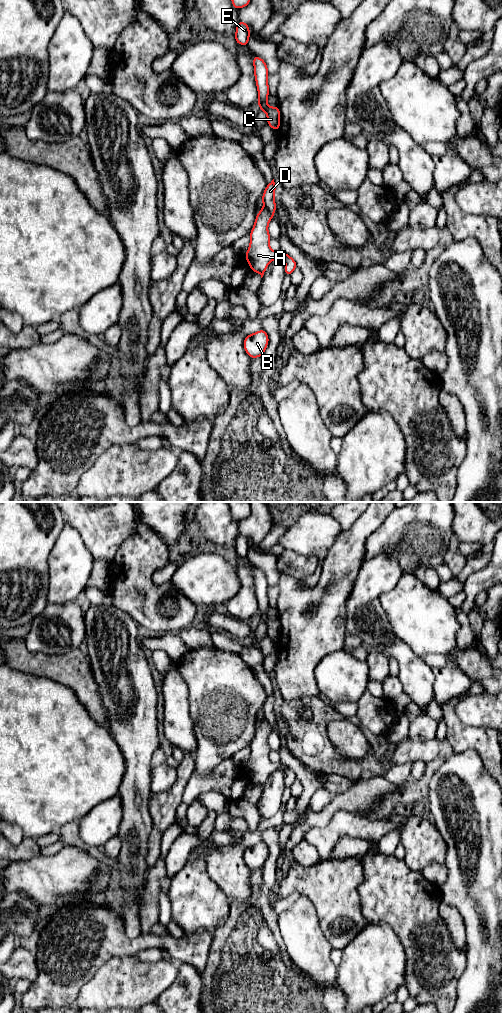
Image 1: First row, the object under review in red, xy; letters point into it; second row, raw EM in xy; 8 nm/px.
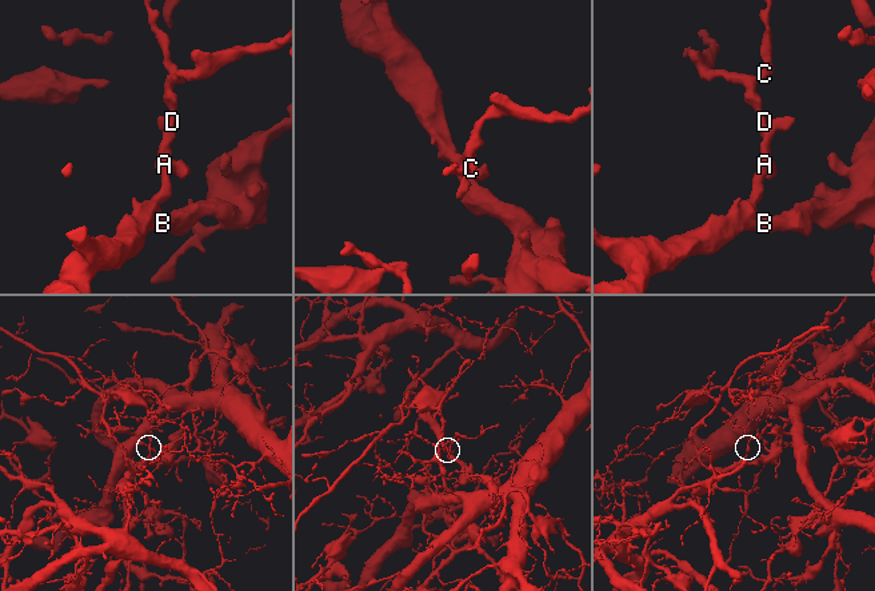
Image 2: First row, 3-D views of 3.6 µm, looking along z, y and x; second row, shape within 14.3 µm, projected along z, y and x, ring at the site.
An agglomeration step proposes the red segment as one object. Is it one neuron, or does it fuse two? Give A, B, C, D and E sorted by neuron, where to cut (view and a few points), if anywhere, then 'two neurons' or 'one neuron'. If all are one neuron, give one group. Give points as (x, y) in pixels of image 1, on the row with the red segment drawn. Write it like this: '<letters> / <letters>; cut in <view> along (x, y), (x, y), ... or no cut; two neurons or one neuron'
A B / C D E; cut in xy along (264, 205), (272, 215); two neurons

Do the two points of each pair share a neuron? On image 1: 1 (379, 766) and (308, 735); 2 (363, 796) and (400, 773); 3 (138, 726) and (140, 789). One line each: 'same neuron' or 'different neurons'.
1: same neuron
2: different neurons
3: same neuron

